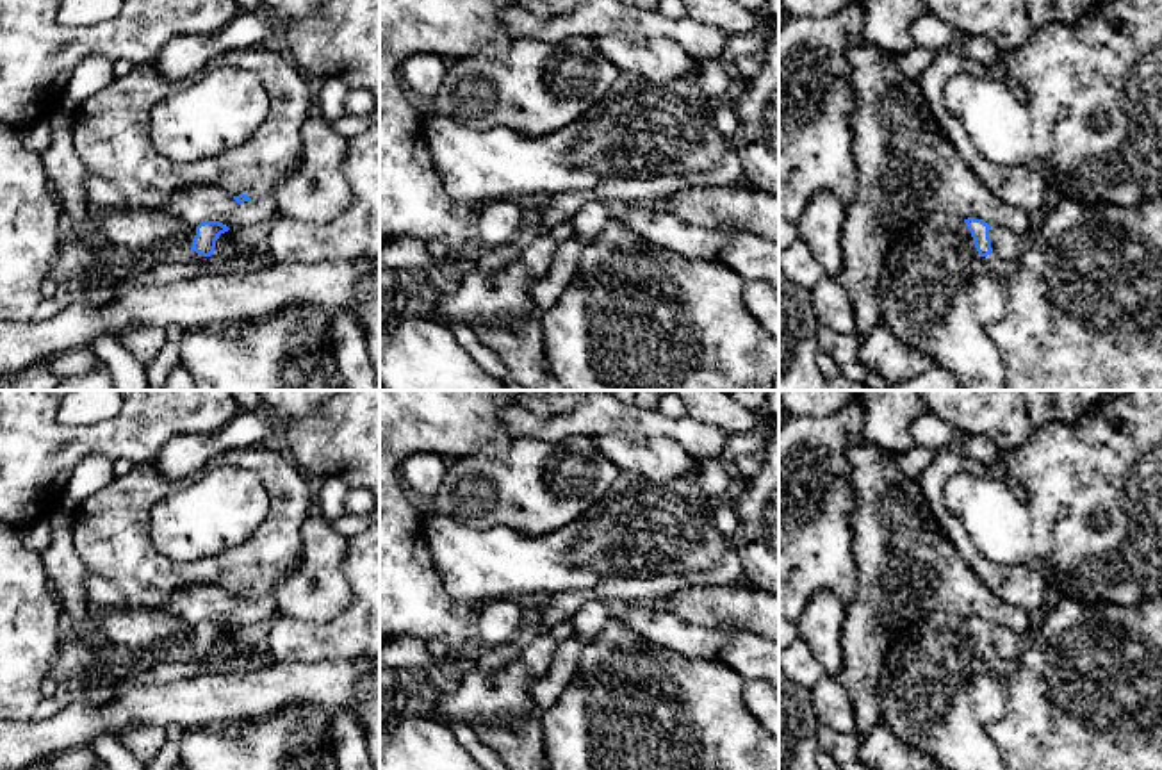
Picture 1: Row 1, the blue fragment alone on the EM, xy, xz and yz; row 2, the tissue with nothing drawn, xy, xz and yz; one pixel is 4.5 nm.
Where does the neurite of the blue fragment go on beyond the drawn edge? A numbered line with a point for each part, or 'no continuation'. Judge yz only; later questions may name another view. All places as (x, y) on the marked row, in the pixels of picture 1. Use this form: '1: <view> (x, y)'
1: yz (998, 268)

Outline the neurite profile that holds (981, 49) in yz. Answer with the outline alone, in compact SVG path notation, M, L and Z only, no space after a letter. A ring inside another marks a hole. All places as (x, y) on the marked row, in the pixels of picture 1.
M973 36L968 39L961 39L957 46L968 57L971 57L973 61L984 66L993 66L994 62L1003 59L1000 48L986 36Z

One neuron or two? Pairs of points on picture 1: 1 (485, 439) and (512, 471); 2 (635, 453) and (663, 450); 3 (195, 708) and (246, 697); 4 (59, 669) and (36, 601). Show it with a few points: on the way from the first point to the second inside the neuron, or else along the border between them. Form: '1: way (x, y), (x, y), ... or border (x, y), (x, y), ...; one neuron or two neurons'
1: border (514, 437), (510, 446), (498, 457), (458, 458); two neurons
2: way (642, 453), (656, 453); one neuron
3: way (207, 699), (234, 697); one neuron
4: border (63, 637), (47, 672); two neurons

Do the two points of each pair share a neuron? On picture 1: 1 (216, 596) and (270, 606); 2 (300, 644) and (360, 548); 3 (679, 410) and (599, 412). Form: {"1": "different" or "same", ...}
{"1": "same", "2": "same", "3": "different"}

